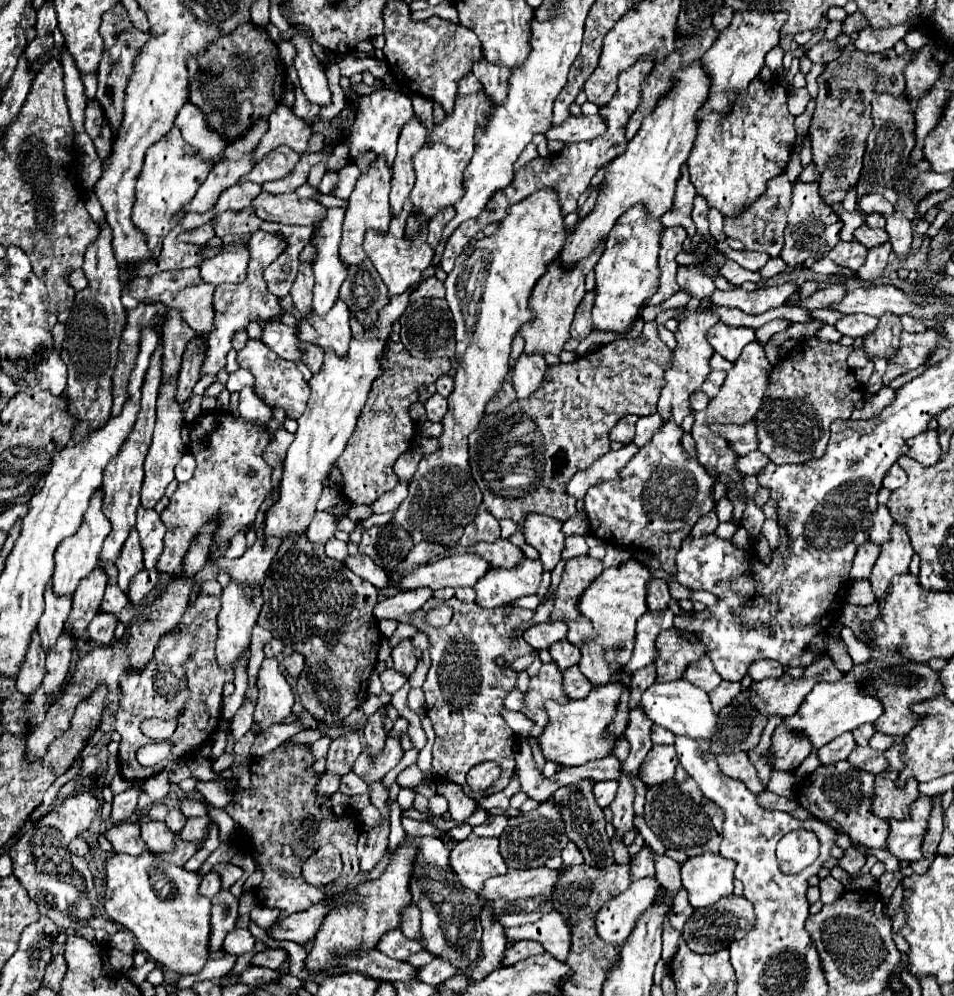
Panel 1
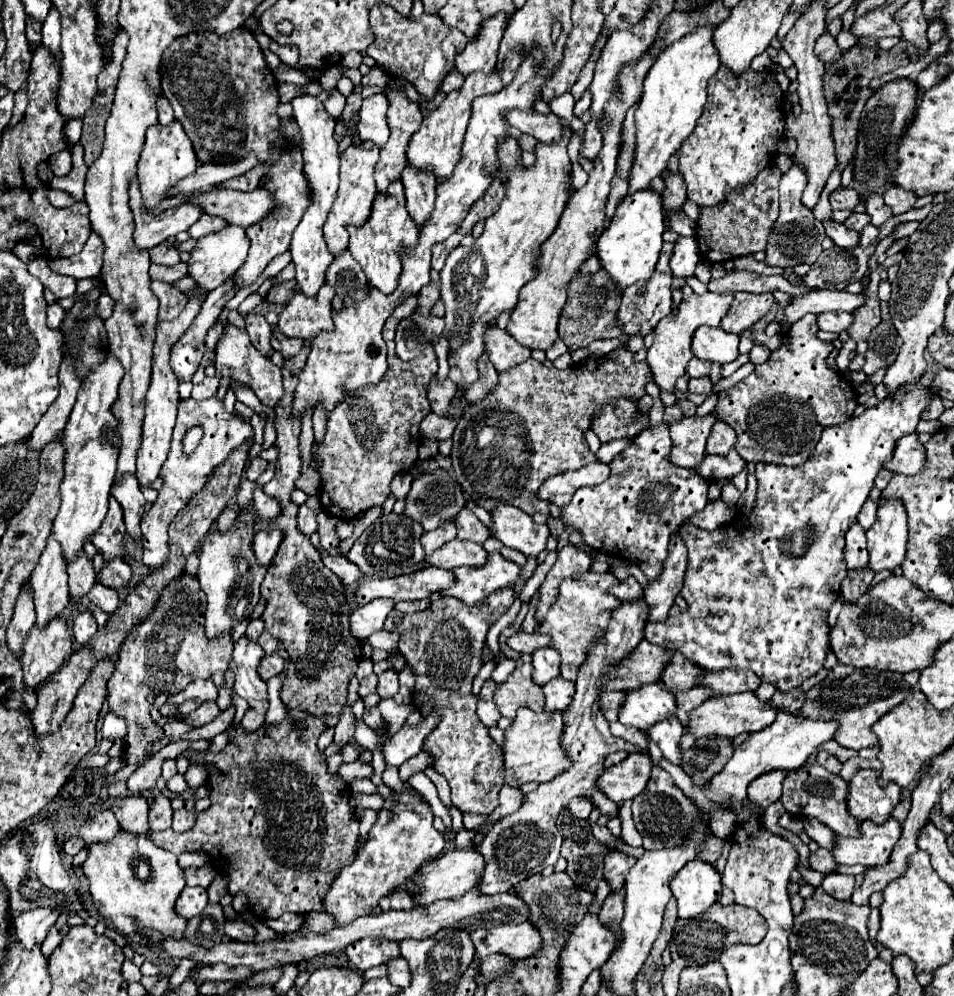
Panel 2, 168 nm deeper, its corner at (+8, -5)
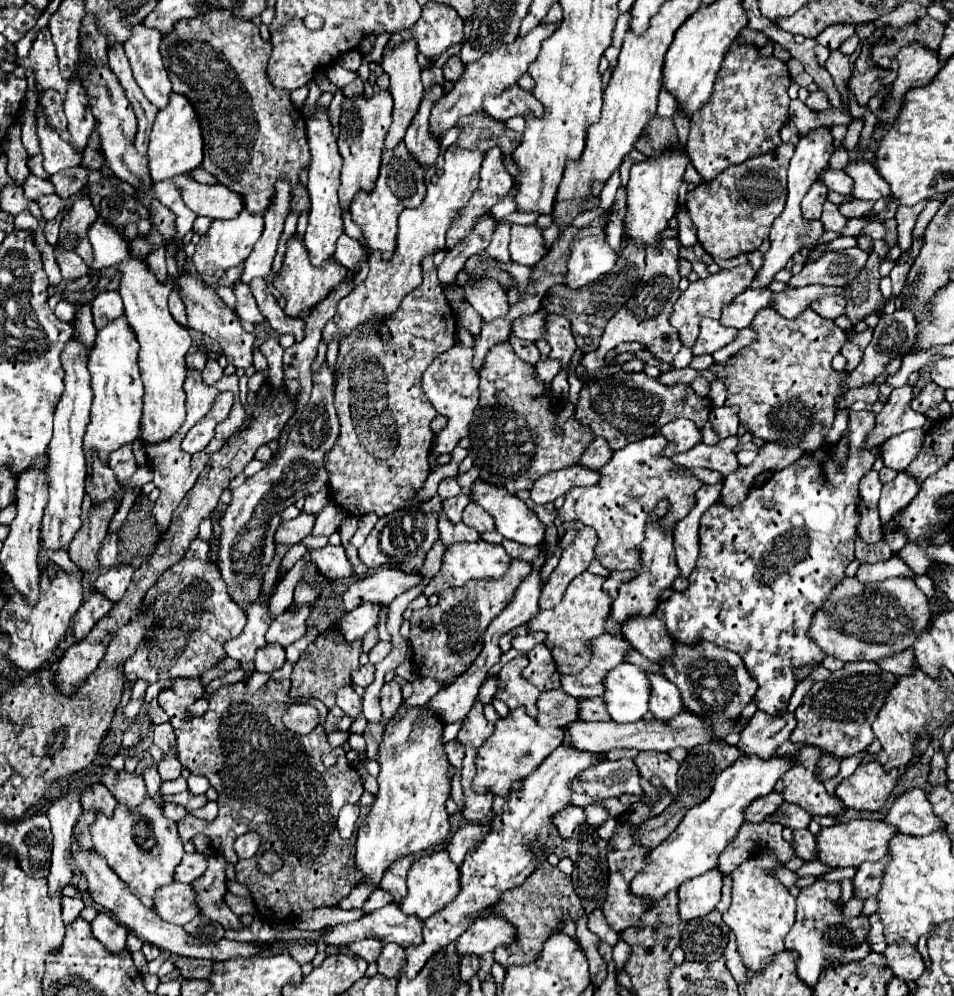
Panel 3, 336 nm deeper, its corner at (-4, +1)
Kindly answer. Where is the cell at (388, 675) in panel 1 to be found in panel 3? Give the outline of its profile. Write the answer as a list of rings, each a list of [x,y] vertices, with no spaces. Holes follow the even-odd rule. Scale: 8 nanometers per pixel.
[[[365,664],[365,666],[359,666],[359,670],[355,670],[355,674],[351,674],[351,682],[355,686],[367,688],[373,682],[373,676],[375,676],[373,664]]]

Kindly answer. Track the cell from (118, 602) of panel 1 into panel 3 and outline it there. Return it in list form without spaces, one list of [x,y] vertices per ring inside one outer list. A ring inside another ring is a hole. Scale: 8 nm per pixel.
[[[119,564],[113,566],[111,570],[105,570],[97,582],[95,582],[95,590],[103,592],[111,602],[117,602],[123,598],[129,582],[133,576],[133,566],[131,564]]]

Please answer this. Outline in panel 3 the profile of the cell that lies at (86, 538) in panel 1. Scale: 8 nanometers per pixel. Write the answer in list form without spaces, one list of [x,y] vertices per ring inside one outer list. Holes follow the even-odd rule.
[[[125,316],[115,318],[111,324],[103,326],[97,332],[95,350],[91,350],[89,354],[93,408],[91,408],[91,422],[87,426],[85,446],[83,446],[87,458],[91,458],[91,452],[97,452],[99,458],[107,462],[109,452],[137,438],[139,414],[143,410],[143,384],[137,366],[137,352],[139,352],[139,342],[135,338],[135,332],[127,324]]]

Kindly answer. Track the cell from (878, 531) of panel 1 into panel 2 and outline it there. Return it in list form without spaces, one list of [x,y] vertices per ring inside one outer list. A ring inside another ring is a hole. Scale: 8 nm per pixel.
[[[867,500],[867,502],[863,504],[859,516],[857,516],[857,522],[859,522],[865,530],[869,530],[871,524],[875,524],[875,516],[877,516],[877,504],[875,504],[873,500]]]

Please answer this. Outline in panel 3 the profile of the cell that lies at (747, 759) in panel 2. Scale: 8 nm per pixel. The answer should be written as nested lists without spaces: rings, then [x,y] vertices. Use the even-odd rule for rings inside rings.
[[[741,756],[733,766],[723,770],[713,786],[711,796],[699,806],[691,808],[677,830],[671,832],[661,846],[651,850],[645,870],[631,882],[631,892],[635,896],[647,896],[651,902],[657,902],[669,890],[677,890],[689,878],[717,868],[719,854],[735,838],[743,824],[743,810],[753,800],[769,794],[775,782],[791,768],[791,764],[791,758],[761,760],[757,756]]]

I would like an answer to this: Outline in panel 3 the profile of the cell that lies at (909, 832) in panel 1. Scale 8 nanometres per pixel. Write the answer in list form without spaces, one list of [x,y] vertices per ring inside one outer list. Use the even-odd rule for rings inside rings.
[[[851,820],[845,824],[833,824],[829,828],[821,828],[819,834],[815,834],[815,842],[817,842],[817,860],[821,864],[825,864],[827,868],[843,868],[843,866],[861,866],[863,862],[877,862],[881,858],[885,858],[887,854],[887,844],[893,838],[895,826],[889,826],[881,820]]]

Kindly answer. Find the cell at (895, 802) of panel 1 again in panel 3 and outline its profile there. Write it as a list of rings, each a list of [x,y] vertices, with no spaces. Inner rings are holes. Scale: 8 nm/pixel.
[[[879,762],[859,764],[859,768],[849,778],[841,780],[835,796],[841,798],[847,808],[877,812],[885,808],[897,778],[899,772],[895,768],[885,770]]]

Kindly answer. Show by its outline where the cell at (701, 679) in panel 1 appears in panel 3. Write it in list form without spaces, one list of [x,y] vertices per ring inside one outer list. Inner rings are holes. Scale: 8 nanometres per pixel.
[[[655,614],[651,618],[627,618],[621,626],[621,634],[651,662],[665,660],[673,654],[673,640]]]

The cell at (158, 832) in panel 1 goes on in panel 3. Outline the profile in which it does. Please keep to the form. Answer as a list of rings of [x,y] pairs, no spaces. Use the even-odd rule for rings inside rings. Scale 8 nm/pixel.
[[[105,768],[103,770],[103,784],[111,790],[111,794],[117,798],[117,802],[121,802],[129,808],[139,806],[147,794],[143,778],[135,772],[133,774],[127,772],[127,770],[113,774],[111,768]]]

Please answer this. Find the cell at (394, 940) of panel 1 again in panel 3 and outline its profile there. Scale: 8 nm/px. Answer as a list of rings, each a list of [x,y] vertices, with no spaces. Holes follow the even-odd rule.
[[[365,938],[363,942],[349,942],[349,944],[347,944],[347,948],[349,948],[355,956],[363,958],[363,960],[369,962],[369,964],[377,960],[381,946],[383,946],[383,944],[381,944],[379,940],[375,940],[375,938]]]

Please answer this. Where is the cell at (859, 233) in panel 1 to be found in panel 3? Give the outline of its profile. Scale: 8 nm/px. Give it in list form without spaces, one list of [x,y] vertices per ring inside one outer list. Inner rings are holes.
[[[833,202],[823,204],[823,214],[819,220],[823,222],[825,230],[833,230],[833,232],[841,232],[843,226],[847,224],[847,218],[843,218],[843,214],[839,214],[839,210]]]

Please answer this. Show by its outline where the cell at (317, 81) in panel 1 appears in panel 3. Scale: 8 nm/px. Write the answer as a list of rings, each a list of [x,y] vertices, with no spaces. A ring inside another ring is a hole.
[[[319,110],[315,116],[307,118],[307,140],[311,146],[311,166],[309,166],[309,196],[311,196],[311,210],[309,210],[309,226],[303,236],[305,246],[309,250],[309,258],[315,266],[321,266],[327,258],[335,252],[335,242],[343,234],[343,220],[341,220],[341,206],[337,200],[339,190],[339,174],[341,174],[341,156],[337,150],[337,140],[333,136],[333,128],[327,118],[327,110]]]

